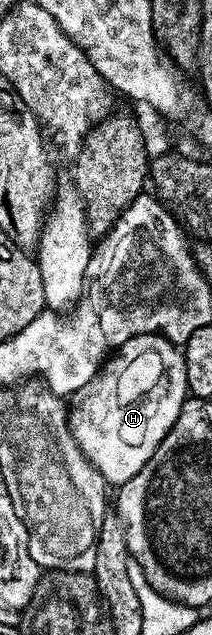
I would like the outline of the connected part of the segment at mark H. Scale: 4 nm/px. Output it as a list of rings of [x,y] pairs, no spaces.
[[[161,333],[141,334],[113,351],[98,367],[98,374],[88,380],[84,389],[73,395],[74,403],[71,401],[68,406],[70,430],[86,459],[102,473],[107,483],[121,484],[132,480],[132,476],[136,476],[136,472],[148,464],[152,452],[156,452],[172,424],[176,424],[187,397],[183,351],[162,337]]]

